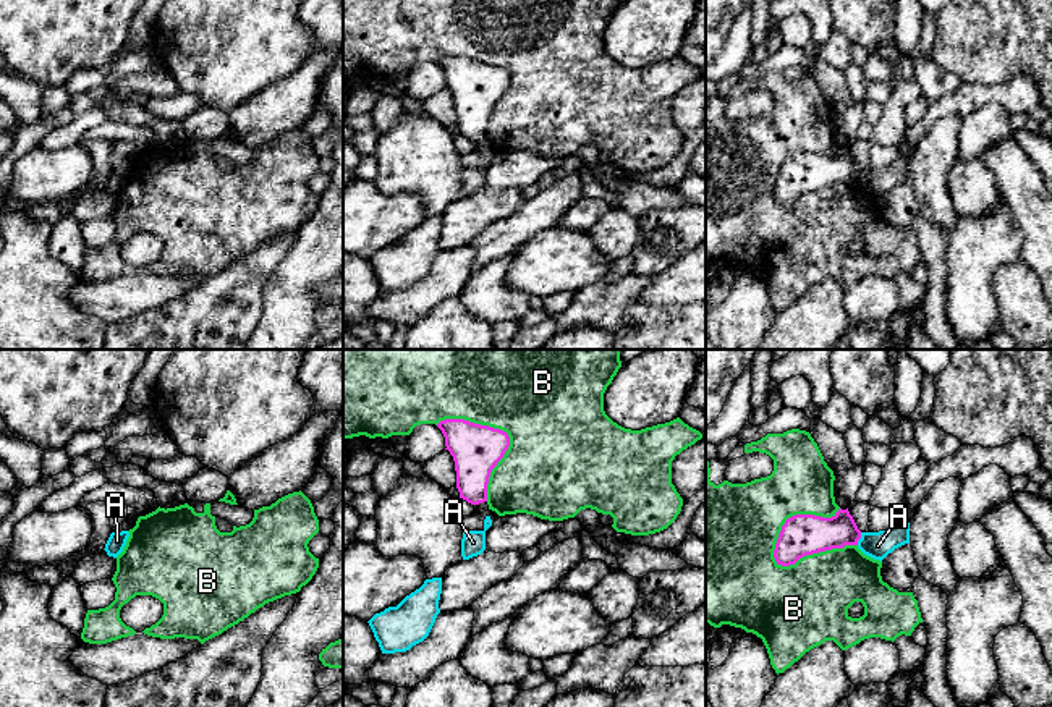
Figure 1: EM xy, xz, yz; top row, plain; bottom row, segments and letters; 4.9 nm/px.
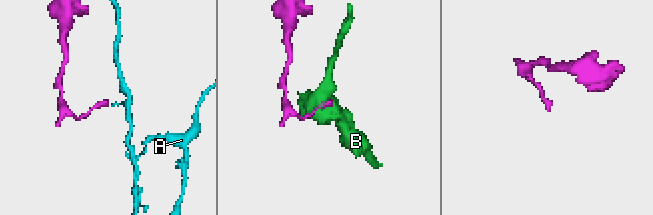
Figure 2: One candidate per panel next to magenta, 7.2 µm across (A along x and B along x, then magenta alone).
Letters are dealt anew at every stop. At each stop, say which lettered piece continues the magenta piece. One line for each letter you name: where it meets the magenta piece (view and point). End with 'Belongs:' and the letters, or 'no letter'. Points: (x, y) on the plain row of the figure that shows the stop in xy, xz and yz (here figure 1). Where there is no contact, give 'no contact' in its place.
Belongs: no letter

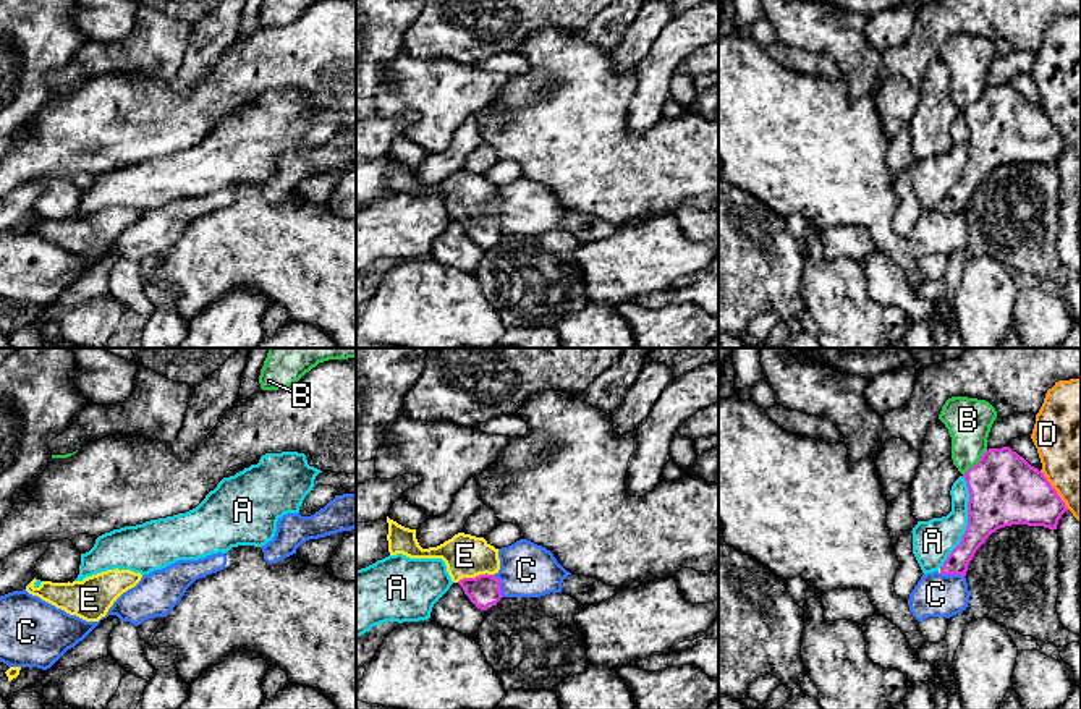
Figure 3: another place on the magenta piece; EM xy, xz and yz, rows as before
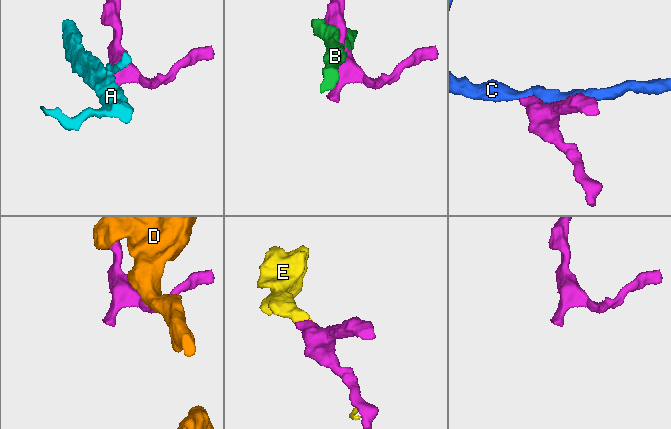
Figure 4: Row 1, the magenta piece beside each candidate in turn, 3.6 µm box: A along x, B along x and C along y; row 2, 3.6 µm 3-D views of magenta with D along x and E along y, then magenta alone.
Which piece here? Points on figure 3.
E: xz (470, 216)
Belongs: E

